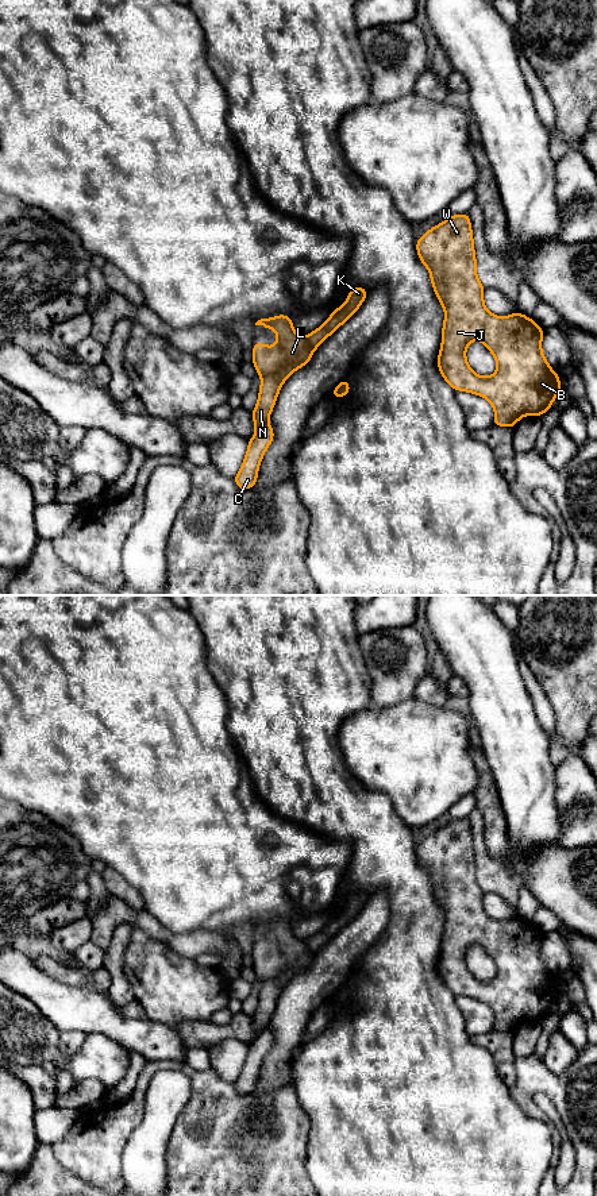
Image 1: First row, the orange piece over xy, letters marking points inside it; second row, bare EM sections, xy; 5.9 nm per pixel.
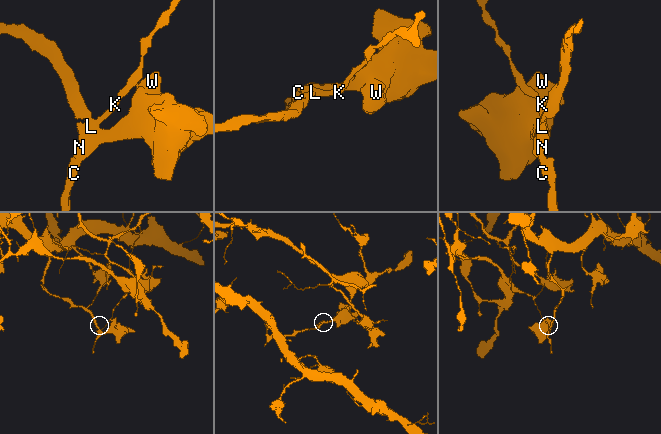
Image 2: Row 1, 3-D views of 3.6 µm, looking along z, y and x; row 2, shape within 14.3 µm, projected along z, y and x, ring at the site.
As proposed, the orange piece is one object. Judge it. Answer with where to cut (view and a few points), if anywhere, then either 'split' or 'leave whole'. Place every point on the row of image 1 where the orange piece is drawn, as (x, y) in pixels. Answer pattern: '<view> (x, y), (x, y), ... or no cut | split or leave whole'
xy (262, 377), (276, 375), (282, 382) | split

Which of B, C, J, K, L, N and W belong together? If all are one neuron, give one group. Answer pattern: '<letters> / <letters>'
B C J L W / K N

